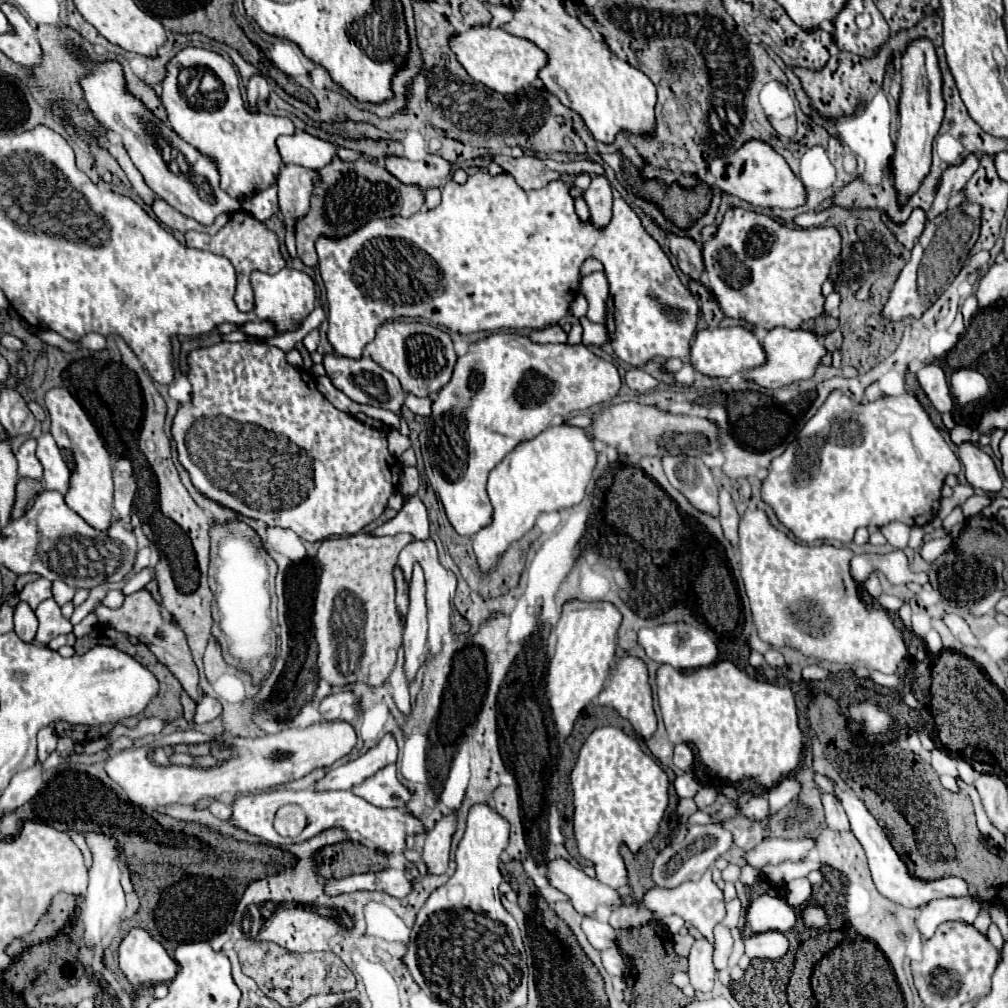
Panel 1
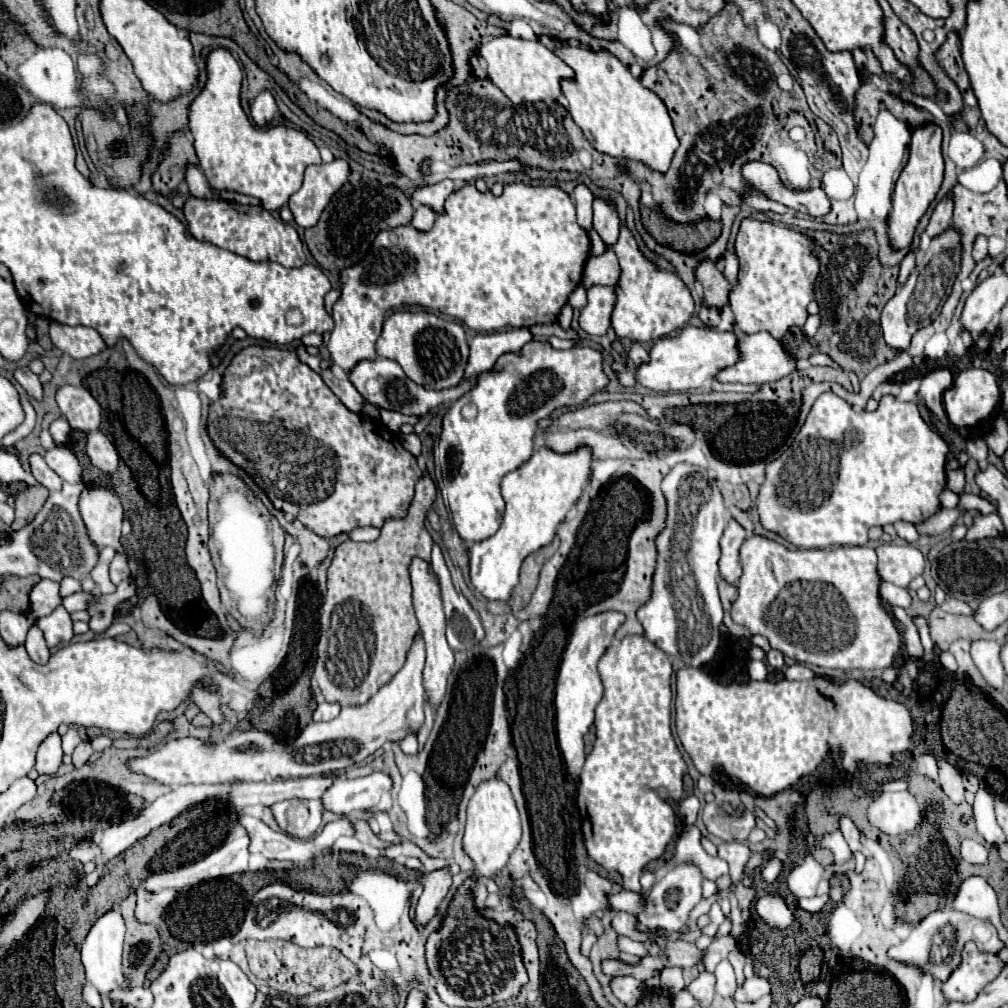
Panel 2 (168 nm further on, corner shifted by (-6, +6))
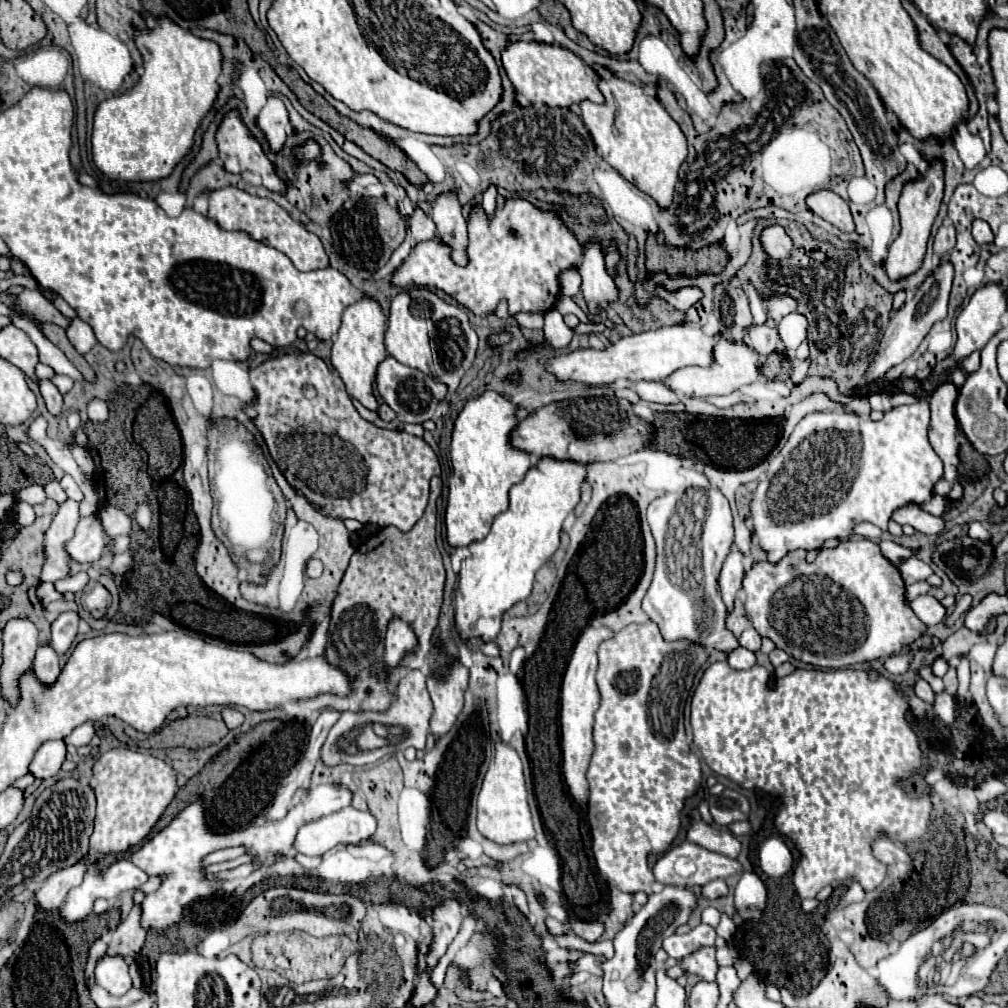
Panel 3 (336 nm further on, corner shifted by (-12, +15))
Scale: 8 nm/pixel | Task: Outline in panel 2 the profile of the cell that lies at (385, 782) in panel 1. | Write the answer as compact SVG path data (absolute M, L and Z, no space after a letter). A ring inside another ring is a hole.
M374 772L364 778L348 780L344 776L334 778L332 786L322 794L322 806L328 812L352 816L362 810L372 810L378 806L384 794L392 790L392 778Z

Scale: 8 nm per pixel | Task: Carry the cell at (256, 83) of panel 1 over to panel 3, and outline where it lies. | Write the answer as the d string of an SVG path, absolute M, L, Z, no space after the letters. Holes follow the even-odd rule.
M270 95L266 105L260 109L258 127L266 133L270 149L280 151L286 139L286 125L288 125L288 111L280 97Z

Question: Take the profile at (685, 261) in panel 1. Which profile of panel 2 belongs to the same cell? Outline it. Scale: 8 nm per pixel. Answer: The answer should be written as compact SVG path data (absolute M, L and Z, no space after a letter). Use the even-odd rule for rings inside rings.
M704 260L696 270L696 278L702 282L704 300L706 300L708 308L722 310L728 304L728 294L730 294L732 286L722 276L722 272L716 268L716 264L712 264L710 260Z

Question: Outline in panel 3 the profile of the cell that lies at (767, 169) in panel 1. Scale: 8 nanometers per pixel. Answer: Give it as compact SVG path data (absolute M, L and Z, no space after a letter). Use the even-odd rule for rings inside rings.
M820 189L816 193L810 193L806 197L806 205L810 211L814 211L824 221L836 225L838 229L842 229L842 231L854 229L854 221L852 221L848 203L842 197L838 197L836 193L830 193L828 189Z

